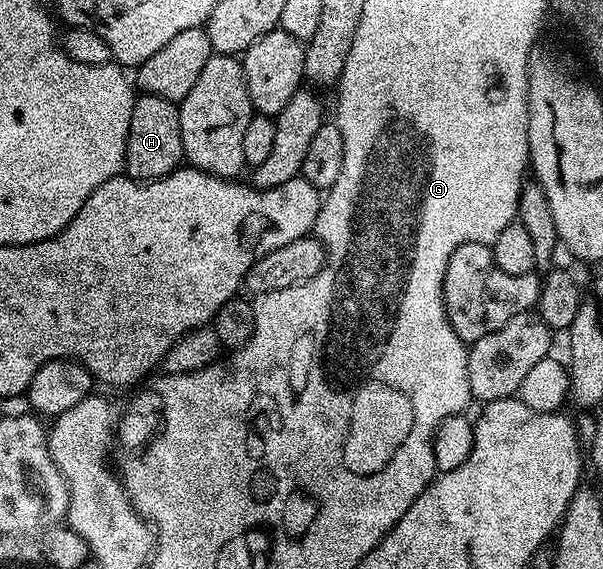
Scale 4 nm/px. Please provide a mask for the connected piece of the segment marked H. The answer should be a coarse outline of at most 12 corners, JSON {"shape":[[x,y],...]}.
{"shape":[[140,94],[125,153],[132,179],[184,162],[178,106]]}

